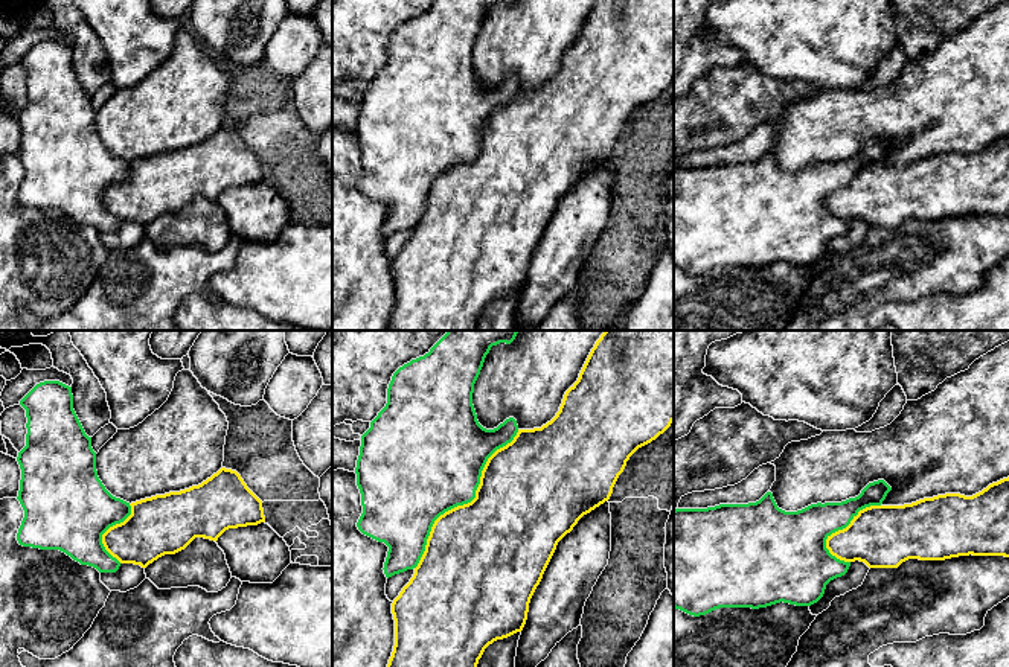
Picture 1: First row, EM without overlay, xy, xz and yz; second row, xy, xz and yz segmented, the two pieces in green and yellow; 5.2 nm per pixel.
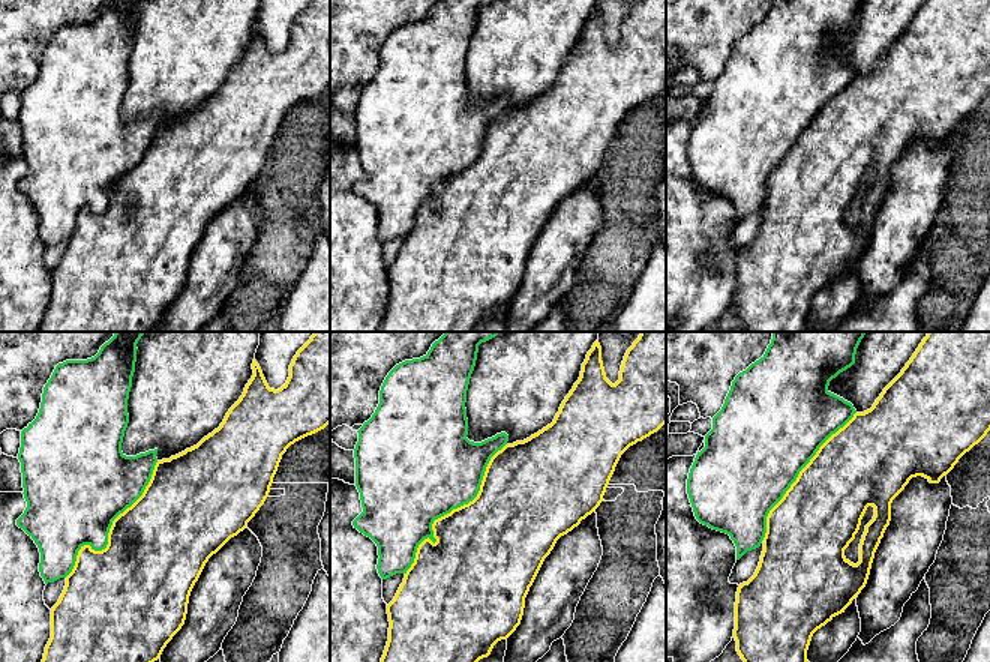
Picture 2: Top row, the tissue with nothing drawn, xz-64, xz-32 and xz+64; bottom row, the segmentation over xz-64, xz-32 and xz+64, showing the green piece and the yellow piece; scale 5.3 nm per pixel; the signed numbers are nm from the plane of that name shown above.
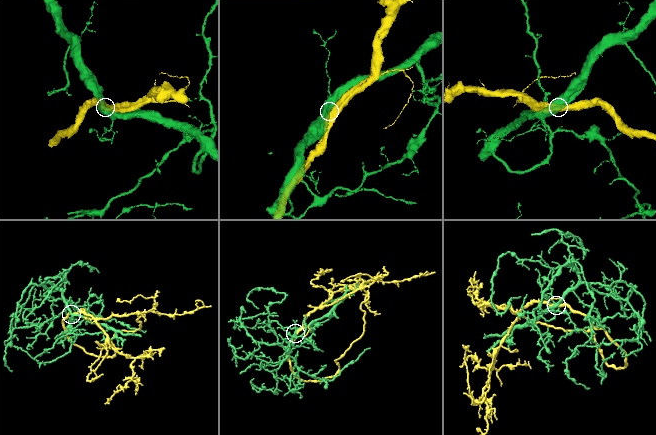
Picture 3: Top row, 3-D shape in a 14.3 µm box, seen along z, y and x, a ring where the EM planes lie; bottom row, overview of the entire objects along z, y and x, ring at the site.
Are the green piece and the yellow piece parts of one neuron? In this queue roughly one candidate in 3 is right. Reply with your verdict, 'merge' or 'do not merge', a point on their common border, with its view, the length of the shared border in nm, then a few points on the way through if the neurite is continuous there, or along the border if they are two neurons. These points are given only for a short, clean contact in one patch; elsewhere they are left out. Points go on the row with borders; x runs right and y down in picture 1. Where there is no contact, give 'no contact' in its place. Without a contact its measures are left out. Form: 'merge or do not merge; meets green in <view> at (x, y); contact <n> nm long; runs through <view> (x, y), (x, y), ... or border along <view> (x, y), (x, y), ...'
do not merge; meets green in xz at (467, 503); contact 900 nm long

